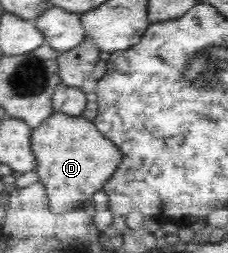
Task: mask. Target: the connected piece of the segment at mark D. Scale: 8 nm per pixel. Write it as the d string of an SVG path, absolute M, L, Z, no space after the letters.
M54 113L32 130L31 149L37 161L35 171L45 185L49 209L55 214L73 211L93 199L123 160L119 148L99 132L94 121L64 113Z

